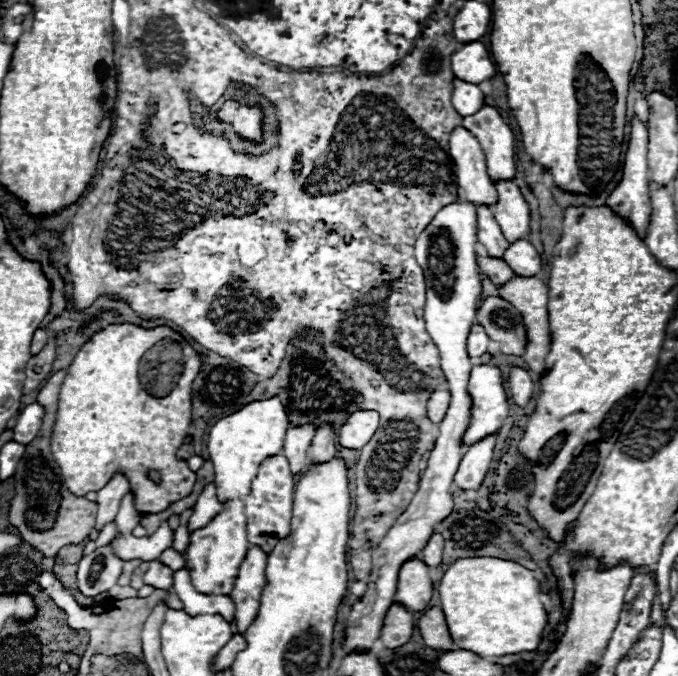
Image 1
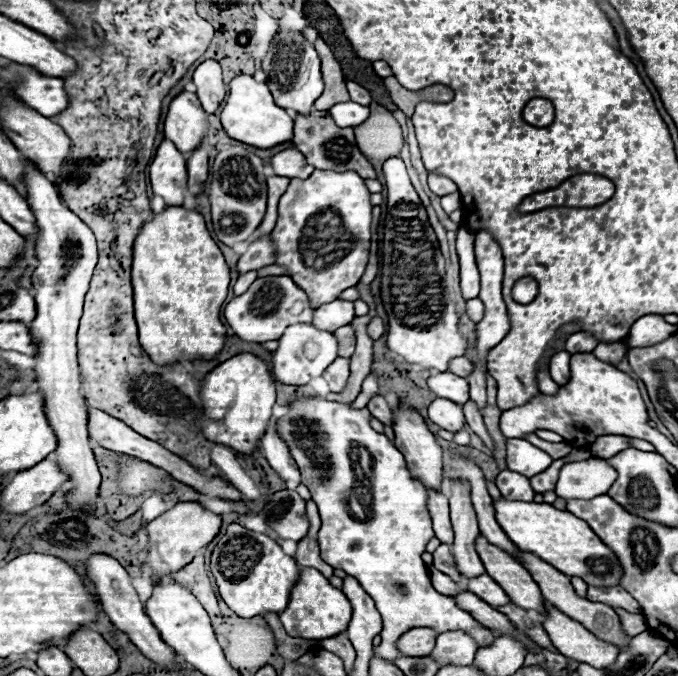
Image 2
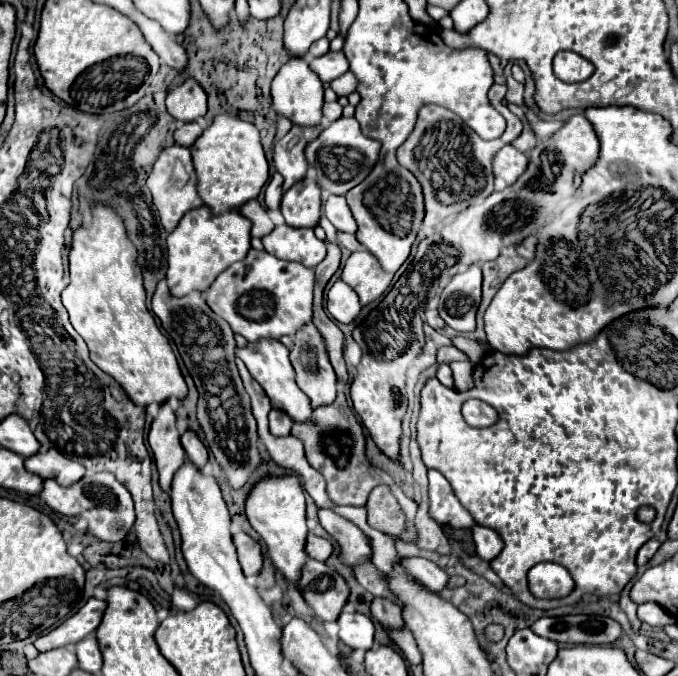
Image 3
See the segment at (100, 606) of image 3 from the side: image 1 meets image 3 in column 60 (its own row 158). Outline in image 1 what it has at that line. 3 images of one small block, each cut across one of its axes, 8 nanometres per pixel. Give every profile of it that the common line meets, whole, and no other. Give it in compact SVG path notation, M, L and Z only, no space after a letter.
M636 116L630 120L630 140L628 140L628 150L626 150L626 160L624 160L624 168L622 168L622 180L618 182L618 186L610 192L608 196L608 204L626 220L630 222L636 232L640 234L640 238L644 238L644 232L648 228L648 216L650 216L650 190L648 190L648 128L646 124L642 124L642 120L638 120Z

